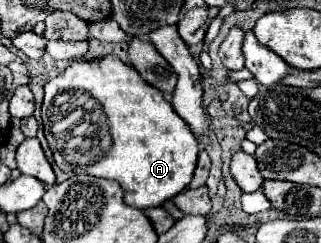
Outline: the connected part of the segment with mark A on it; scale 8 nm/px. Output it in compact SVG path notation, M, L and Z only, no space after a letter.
M116 56L94 62L72 62L60 76L44 86L44 92L44 136L54 162L62 172L116 180L124 188L124 202L142 210L162 206L192 182L200 152L196 136L188 124L176 116L172 104L164 100L162 92L144 82L132 66L126 66Z

